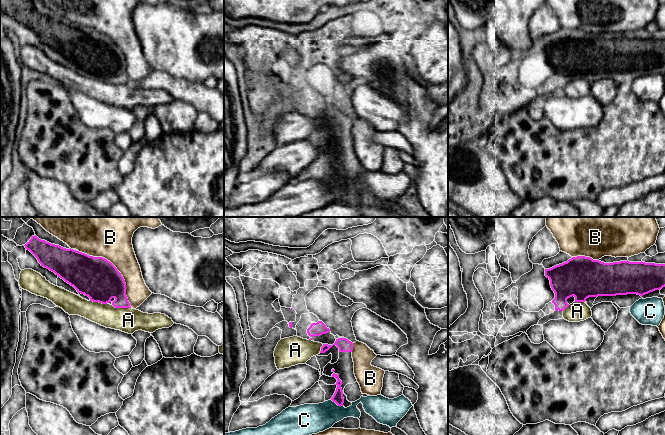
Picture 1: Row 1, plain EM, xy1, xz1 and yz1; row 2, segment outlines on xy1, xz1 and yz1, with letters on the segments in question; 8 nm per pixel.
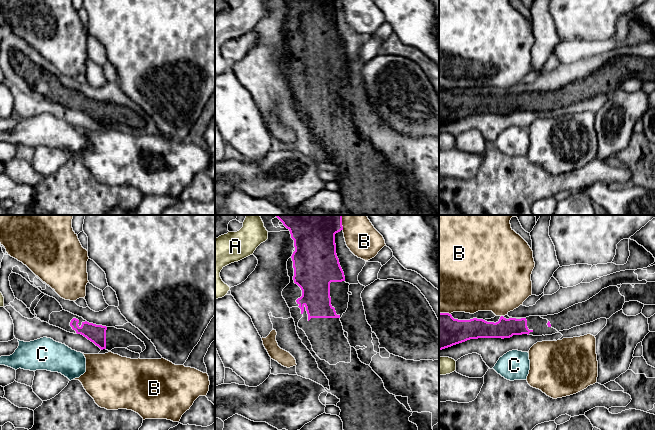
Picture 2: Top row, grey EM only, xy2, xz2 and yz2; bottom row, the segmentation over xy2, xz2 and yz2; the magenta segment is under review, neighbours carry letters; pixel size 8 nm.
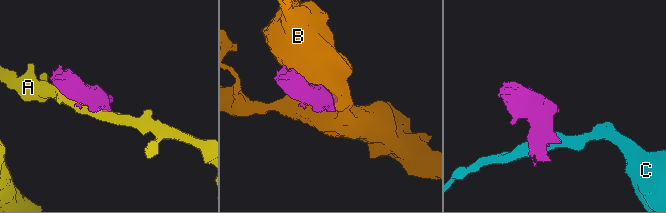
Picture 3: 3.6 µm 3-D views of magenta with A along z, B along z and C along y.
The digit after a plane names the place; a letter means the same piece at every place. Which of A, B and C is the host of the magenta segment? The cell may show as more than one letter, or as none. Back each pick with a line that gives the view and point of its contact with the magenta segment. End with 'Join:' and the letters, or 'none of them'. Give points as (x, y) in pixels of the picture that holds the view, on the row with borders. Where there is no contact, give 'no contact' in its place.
Join: none of them

